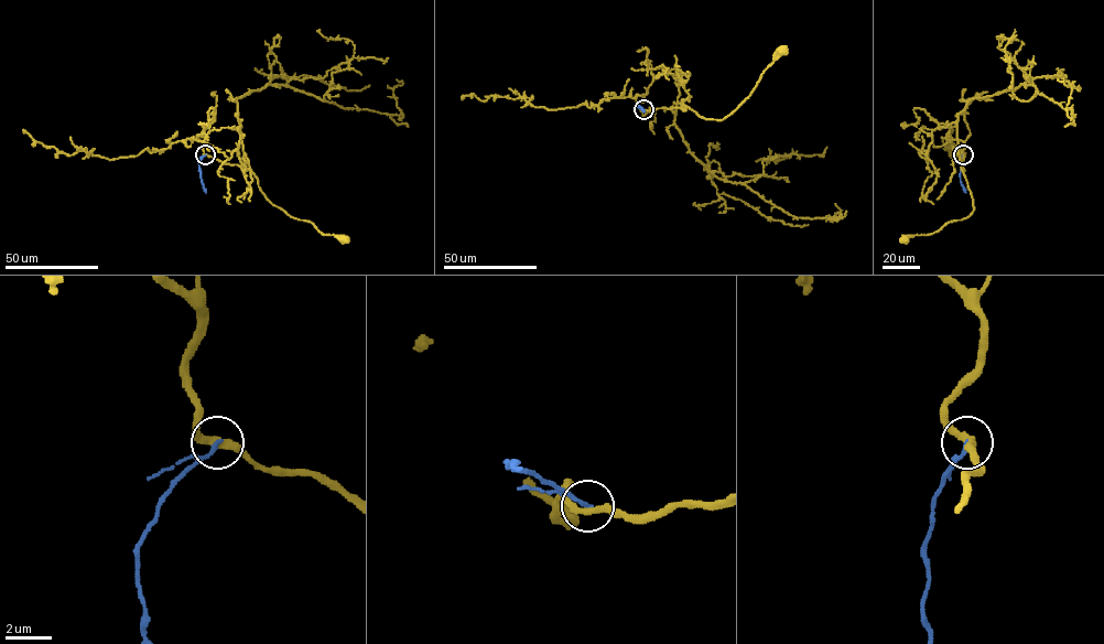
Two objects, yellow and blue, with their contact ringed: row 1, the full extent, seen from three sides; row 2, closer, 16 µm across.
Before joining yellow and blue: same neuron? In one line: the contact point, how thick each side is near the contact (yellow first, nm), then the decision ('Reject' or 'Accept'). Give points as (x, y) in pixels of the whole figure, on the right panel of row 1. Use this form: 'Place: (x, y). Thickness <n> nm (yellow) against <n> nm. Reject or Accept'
Place: (963, 154). Thickness 320 nm (yellow) against 180 nm. Reject

